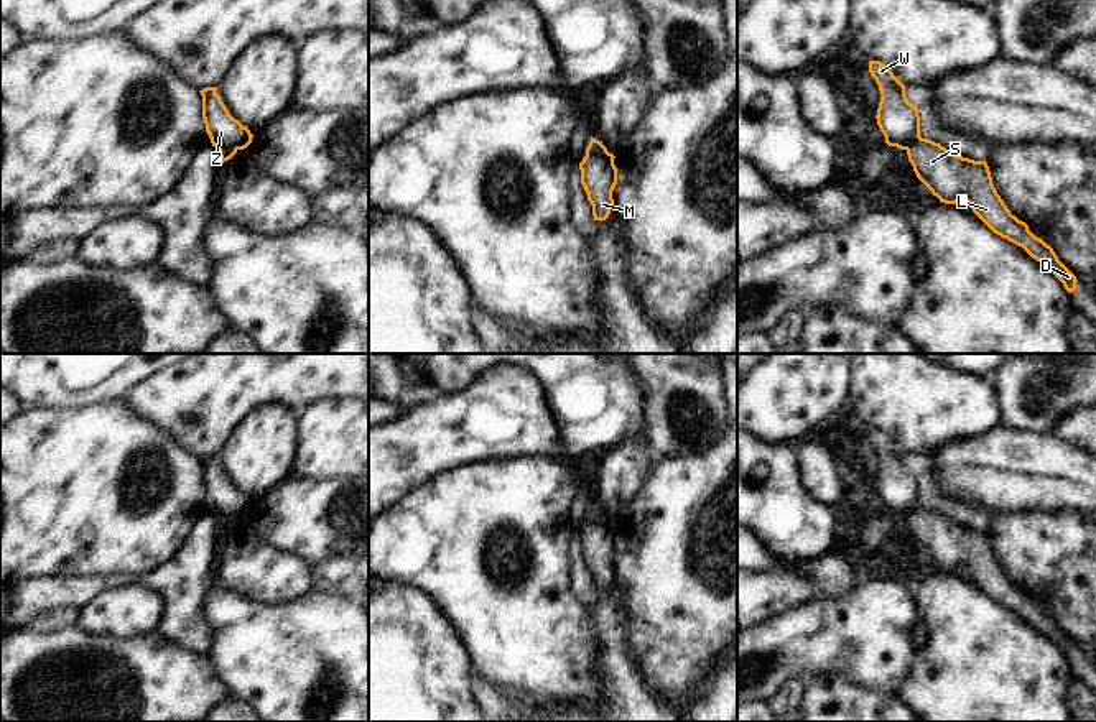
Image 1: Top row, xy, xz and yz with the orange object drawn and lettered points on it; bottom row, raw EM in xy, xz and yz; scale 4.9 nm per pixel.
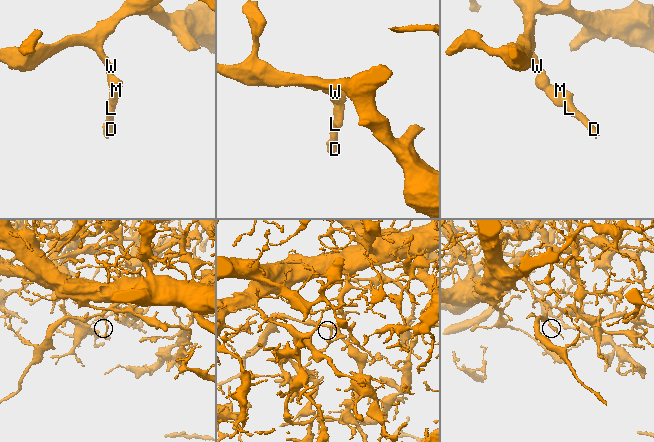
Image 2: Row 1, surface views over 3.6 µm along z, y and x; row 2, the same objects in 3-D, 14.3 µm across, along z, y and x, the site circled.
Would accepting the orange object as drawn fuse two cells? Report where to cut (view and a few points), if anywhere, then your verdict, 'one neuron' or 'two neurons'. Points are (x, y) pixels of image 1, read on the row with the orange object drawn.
cut in xz along (586, 153), (613, 160); two neurons

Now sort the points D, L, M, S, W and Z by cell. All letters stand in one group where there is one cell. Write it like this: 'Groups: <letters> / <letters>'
Groups: D L M S / W Z

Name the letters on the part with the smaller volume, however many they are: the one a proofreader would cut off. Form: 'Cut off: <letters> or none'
Cut off: D, L, M, S.

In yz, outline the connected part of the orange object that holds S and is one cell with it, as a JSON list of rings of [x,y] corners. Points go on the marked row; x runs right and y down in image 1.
[[[922,137],[907,148],[907,155],[917,178],[940,202],[958,204],[963,197],[994,234],[1022,247],[1032,258],[1050,268],[1068,293],[1076,289],[1076,276],[1058,260],[1053,248],[1010,214],[992,184],[986,160],[958,156]]]

